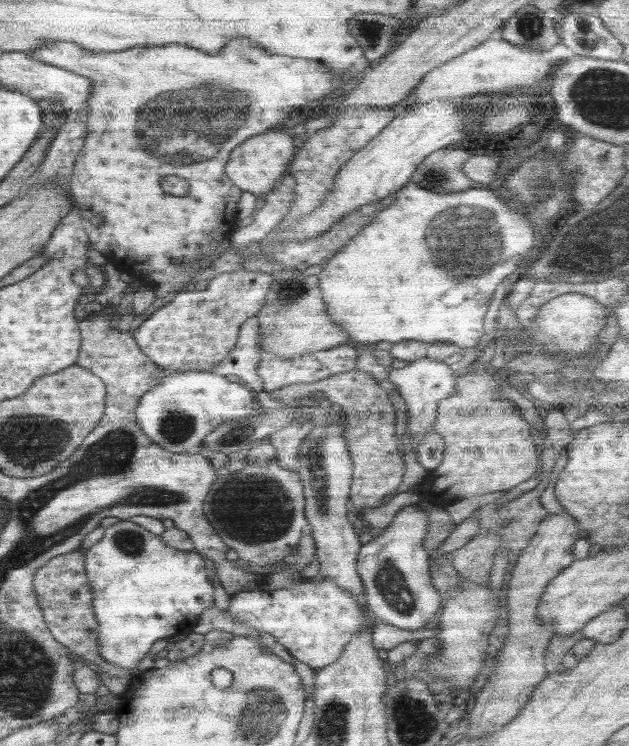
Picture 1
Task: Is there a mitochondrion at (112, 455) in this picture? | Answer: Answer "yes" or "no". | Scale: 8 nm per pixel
yes

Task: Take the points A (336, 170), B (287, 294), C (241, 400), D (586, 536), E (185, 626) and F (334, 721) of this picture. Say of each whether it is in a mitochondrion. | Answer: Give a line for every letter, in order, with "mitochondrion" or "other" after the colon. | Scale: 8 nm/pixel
A: other
B: mitochondrion
C: other
D: other
E: other
F: mitochondrion

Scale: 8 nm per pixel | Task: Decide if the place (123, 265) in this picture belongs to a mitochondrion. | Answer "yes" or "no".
no

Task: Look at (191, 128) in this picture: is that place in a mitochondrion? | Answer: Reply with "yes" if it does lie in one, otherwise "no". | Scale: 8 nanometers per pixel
yes

